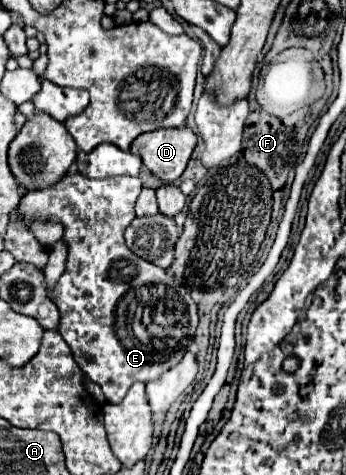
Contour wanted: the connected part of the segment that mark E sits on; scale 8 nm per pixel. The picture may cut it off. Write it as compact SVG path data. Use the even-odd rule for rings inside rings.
M72 173L72 175L66 175L62 181L58 181L58 183L52 185L52 187L46 187L46 189L42 189L42 191L30 191L28 195L22 197L22 201L20 201L20 205L18 205L18 209L22 211L22 215L24 215L24 219L26 219L28 223L40 219L40 221L52 221L52 223L62 223L62 225L64 225L64 241L66 241L68 247L70 247L70 249L68 249L68 263L66 263L64 275L58 279L58 283L54 285L54 289L50 289L50 299L52 299L52 303L54 303L54 305L58 307L58 311L60 311L58 333L60 333L60 335L64 337L64 341L70 345L72 355L74 355L74 361L78 363L78 367L82 369L82 373L84 373L92 383L98 383L98 385L102 387L104 397L106 397L108 403L120 403L120 401L124 399L126 391L132 387L132 383L136 383L136 381L148 383L148 381L152 381L152 379L158 379L158 377L160 377L162 373L166 373L170 367L174 367L174 365L182 359L182 355L184 355L184 351L186 351L190 339L192 339L194 333L196 333L196 325L198 325L198 309L196 309L194 299L188 295L186 287L178 285L176 279L174 279L172 275L168 275L166 269L162 269L162 267L158 267L158 265L154 265L154 263L150 263L150 261L144 261L144 259L140 259L138 255L134 255L134 253L126 247L126 243L124 243L124 229L126 229L126 227L130 225L130 221L136 217L136 215L134 215L134 201L136 201L136 197L140 195L140 189L142 189L142 181L140 181L138 177L114 177L114 179L100 179L100 181L96 179L96 181L94 181L94 179L84 177L82 173Z

